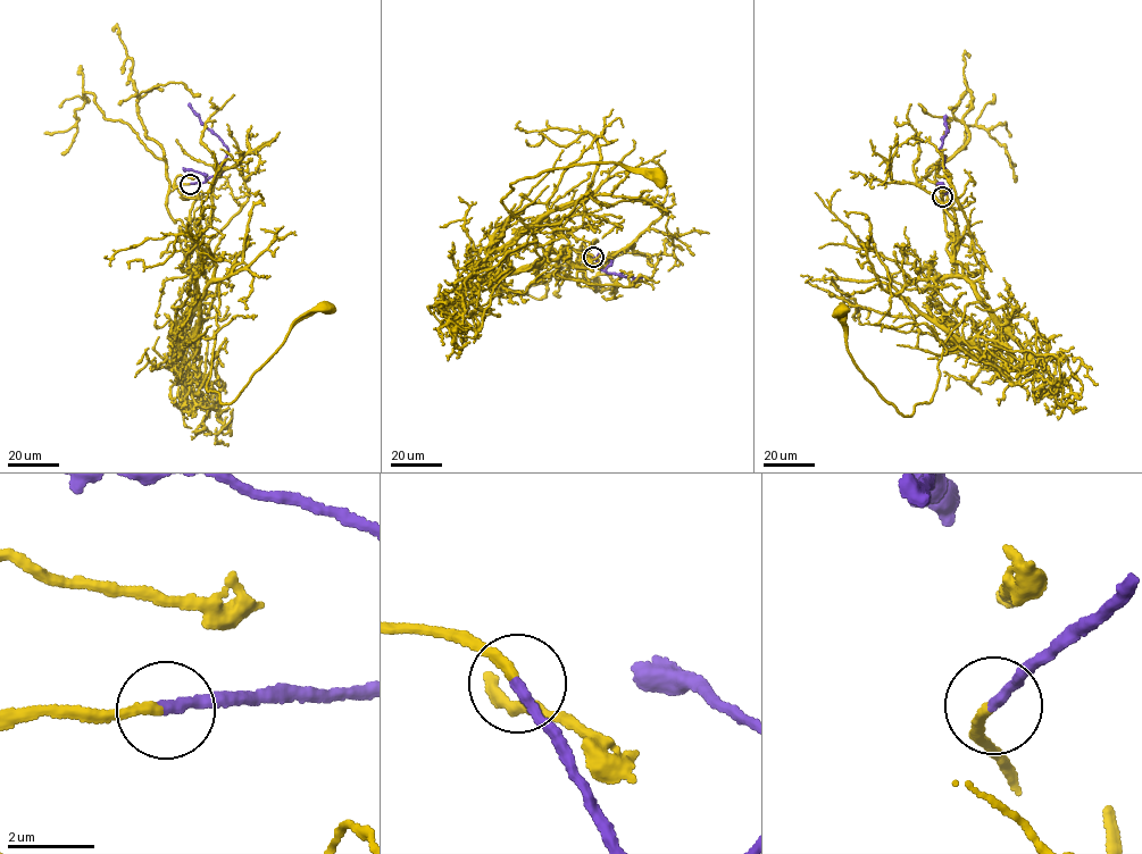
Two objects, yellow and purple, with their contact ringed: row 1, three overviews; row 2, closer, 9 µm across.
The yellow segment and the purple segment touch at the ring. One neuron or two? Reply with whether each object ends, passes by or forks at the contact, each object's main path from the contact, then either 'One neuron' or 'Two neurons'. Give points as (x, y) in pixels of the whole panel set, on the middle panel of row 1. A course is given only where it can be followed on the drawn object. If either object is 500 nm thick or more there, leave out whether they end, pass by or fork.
At the ring yellow ends. At the ring purple ends. Course of yellow: (593, 256), (563, 245), (565, 254), (521, 270), (541, 257), (501, 202), (513, 183), (609, 162), (660, 177). Course of purple: (593, 257), (598, 266), (610, 273), (635, 279), (641, 277), (634, 279). One neuron

